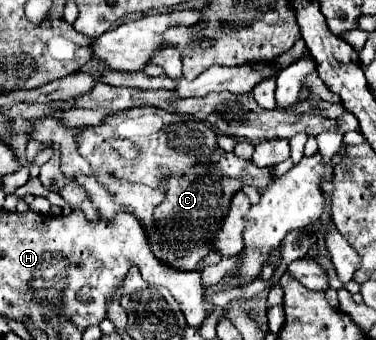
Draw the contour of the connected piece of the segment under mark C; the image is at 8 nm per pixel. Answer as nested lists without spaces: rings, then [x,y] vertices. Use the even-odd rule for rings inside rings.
[[[131,110],[129,114],[117,114],[113,118],[107,118],[103,126],[95,126],[95,128],[87,126],[83,130],[83,134],[77,138],[77,146],[79,146],[79,154],[89,160],[89,164],[95,172],[107,170],[115,178],[123,178],[129,182],[139,182],[139,184],[147,184],[147,186],[157,188],[161,184],[161,170],[159,168],[167,166],[169,170],[173,170],[173,178],[169,178],[169,182],[167,182],[165,202],[161,206],[157,206],[157,210],[155,210],[157,226],[147,232],[147,240],[149,240],[153,254],[163,264],[173,266],[177,270],[195,270],[197,264],[205,256],[211,254],[209,244],[213,242],[213,238],[221,226],[223,214],[229,208],[233,192],[237,192],[245,184],[265,188],[273,182],[273,170],[271,168],[259,168],[251,160],[243,160],[243,158],[237,158],[233,152],[221,150],[217,144],[215,132],[205,122],[181,120],[179,114],[169,114],[165,110]],[[109,138],[125,138],[125,140],[135,142],[139,146],[139,158],[137,160],[121,158],[109,146],[109,142],[107,142]]]

